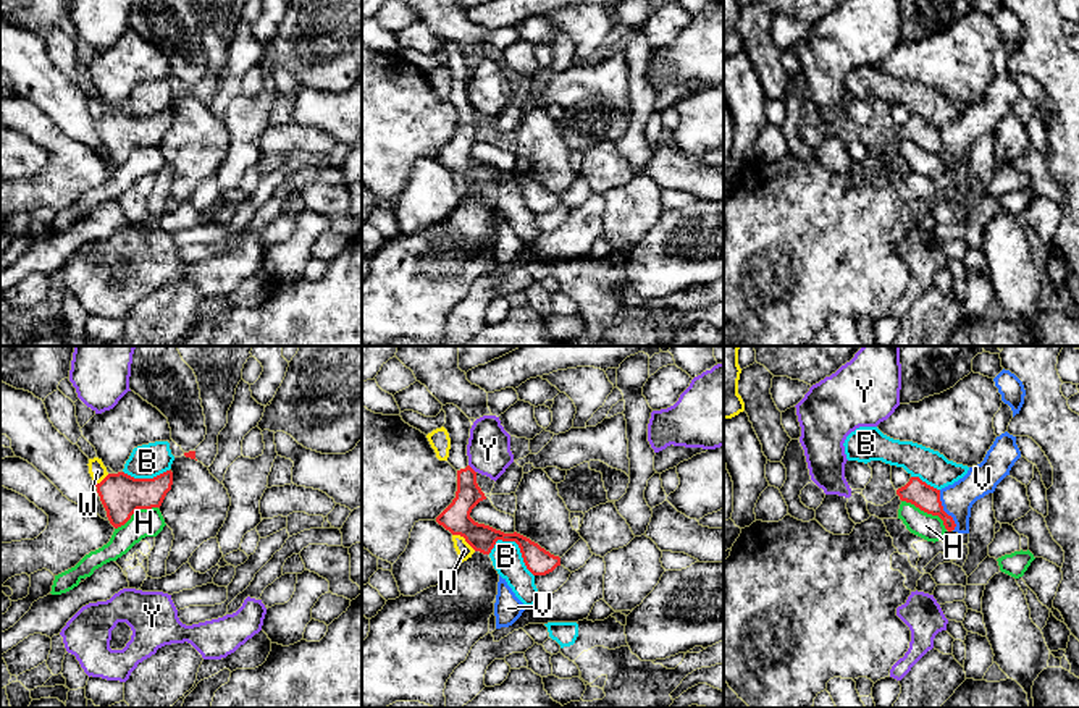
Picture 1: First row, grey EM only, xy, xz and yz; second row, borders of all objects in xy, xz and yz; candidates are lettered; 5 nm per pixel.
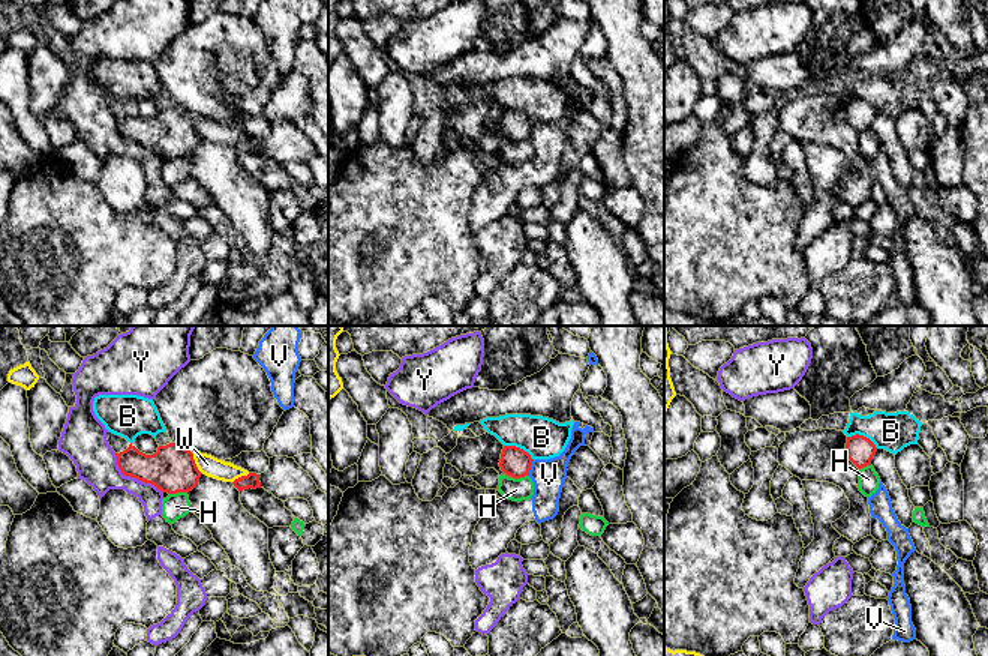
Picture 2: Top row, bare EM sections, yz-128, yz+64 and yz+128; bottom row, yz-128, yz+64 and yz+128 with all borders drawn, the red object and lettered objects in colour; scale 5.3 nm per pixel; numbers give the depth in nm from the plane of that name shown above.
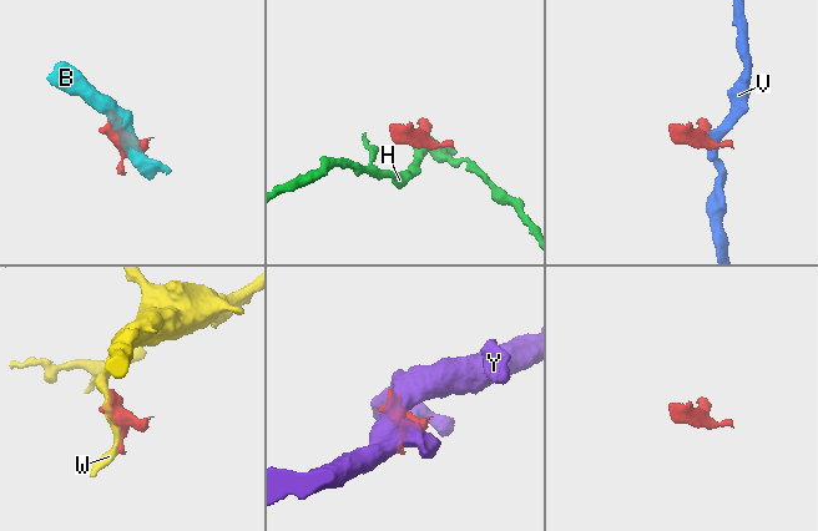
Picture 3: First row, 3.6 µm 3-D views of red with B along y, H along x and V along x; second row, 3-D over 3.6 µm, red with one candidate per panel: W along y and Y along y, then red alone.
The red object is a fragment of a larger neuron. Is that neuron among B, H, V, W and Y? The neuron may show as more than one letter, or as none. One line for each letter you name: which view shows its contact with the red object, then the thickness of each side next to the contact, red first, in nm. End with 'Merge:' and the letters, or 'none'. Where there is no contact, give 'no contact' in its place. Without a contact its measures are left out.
Merge: none

